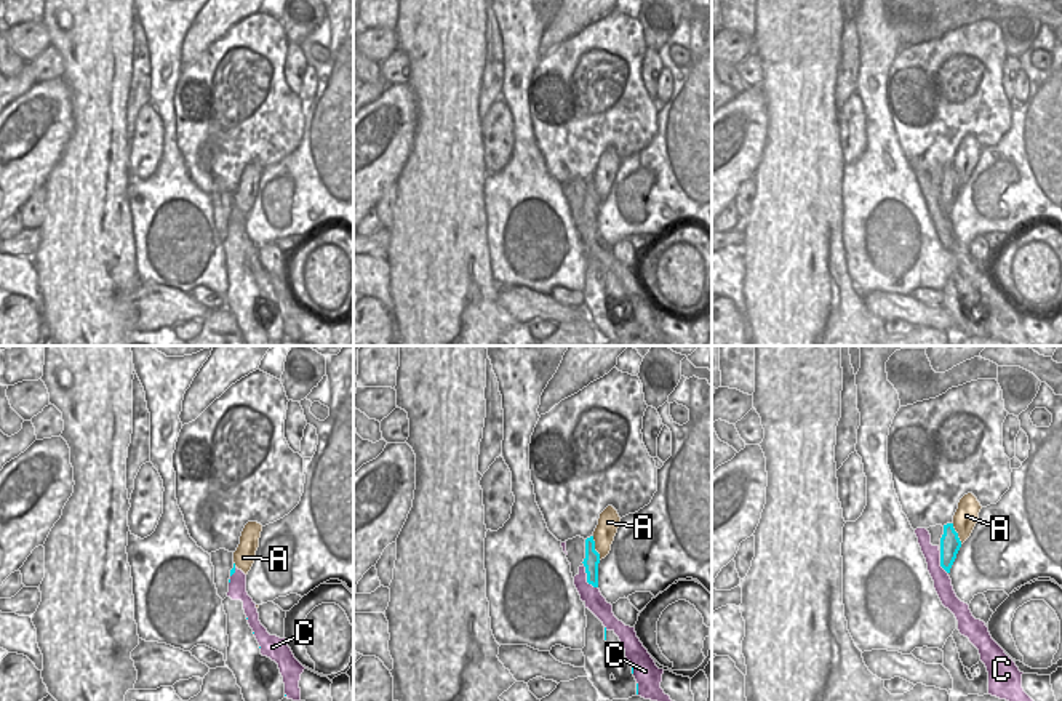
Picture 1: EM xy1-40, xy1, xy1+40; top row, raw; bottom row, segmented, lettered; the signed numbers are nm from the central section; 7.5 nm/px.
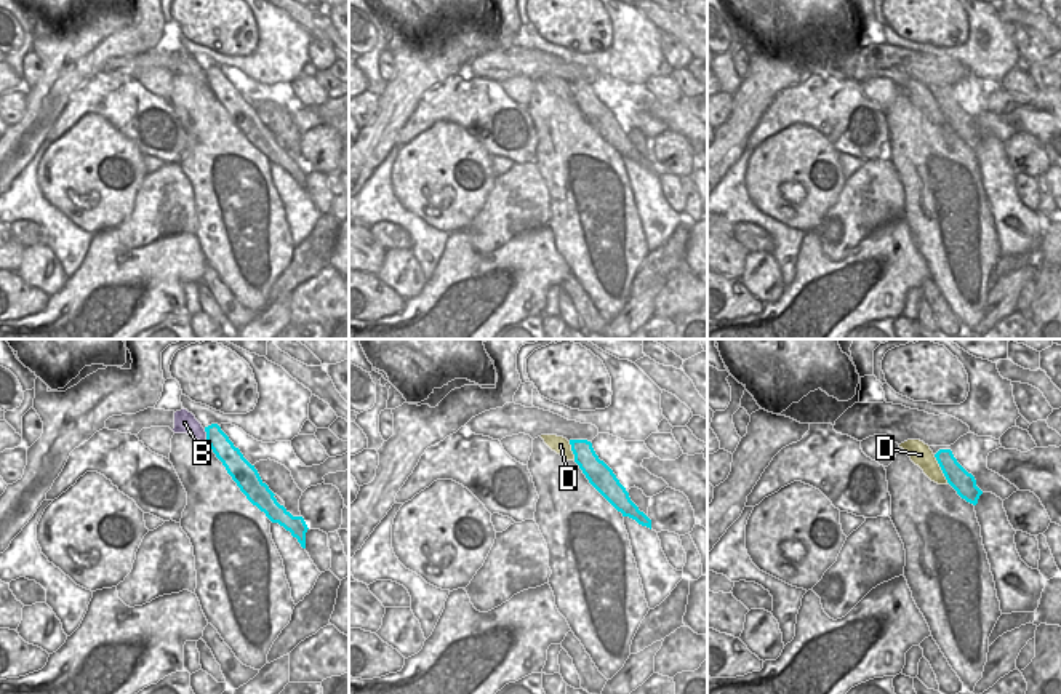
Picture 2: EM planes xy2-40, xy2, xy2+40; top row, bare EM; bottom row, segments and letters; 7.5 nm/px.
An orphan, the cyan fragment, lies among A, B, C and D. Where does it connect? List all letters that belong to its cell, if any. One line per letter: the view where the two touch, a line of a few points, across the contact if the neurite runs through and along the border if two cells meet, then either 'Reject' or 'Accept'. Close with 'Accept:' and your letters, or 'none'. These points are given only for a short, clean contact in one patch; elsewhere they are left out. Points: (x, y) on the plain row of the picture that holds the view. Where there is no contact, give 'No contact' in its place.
A: Touches cyan in xy1. Reject
B: Touches cyan in xy2-40. Reject
C: Touches cyan in xy1. Reject
D: Touches cyan in xy2+40. Reject
Accept: none.

